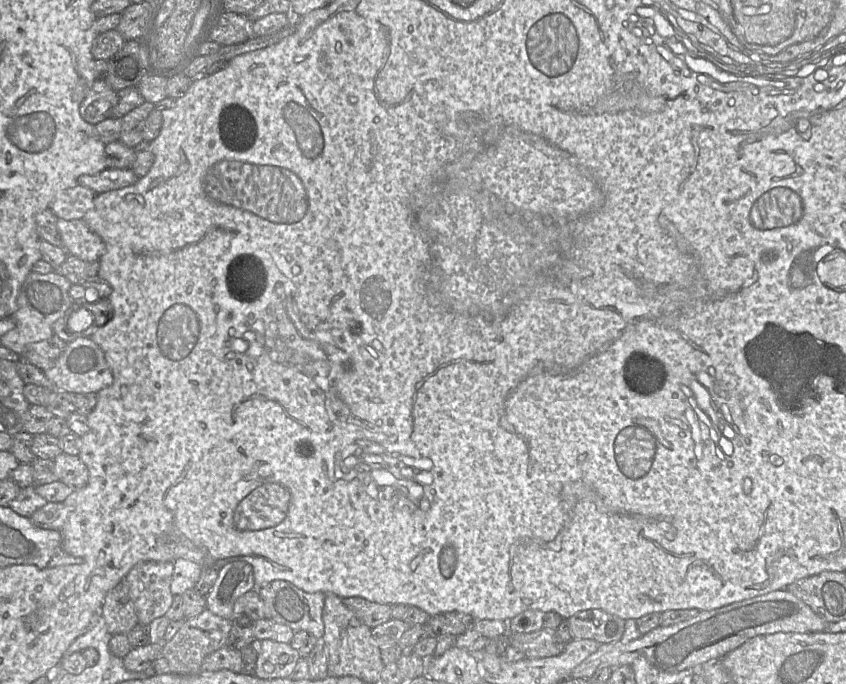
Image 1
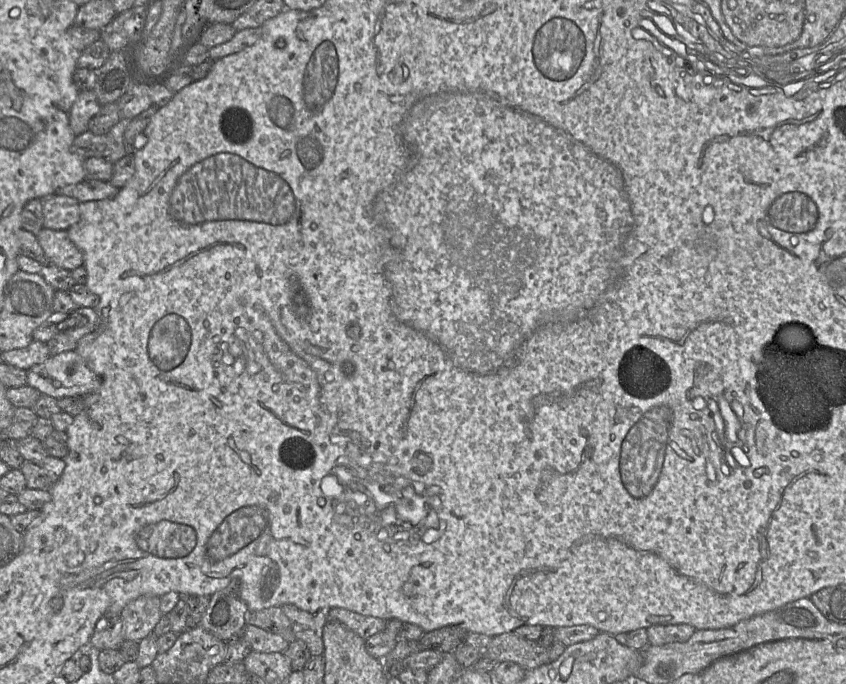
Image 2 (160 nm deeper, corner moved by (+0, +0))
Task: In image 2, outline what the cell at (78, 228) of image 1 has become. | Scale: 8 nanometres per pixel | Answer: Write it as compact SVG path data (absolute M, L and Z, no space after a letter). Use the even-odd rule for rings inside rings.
M43 228L35 235L49 264L72 271L83 265L83 255L66 230Z

